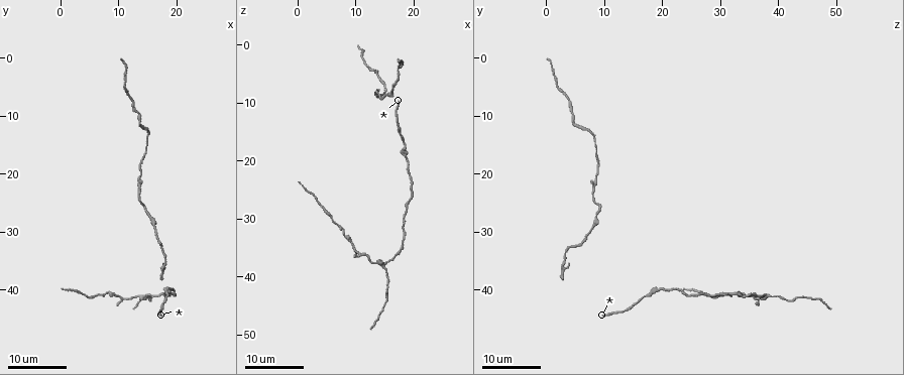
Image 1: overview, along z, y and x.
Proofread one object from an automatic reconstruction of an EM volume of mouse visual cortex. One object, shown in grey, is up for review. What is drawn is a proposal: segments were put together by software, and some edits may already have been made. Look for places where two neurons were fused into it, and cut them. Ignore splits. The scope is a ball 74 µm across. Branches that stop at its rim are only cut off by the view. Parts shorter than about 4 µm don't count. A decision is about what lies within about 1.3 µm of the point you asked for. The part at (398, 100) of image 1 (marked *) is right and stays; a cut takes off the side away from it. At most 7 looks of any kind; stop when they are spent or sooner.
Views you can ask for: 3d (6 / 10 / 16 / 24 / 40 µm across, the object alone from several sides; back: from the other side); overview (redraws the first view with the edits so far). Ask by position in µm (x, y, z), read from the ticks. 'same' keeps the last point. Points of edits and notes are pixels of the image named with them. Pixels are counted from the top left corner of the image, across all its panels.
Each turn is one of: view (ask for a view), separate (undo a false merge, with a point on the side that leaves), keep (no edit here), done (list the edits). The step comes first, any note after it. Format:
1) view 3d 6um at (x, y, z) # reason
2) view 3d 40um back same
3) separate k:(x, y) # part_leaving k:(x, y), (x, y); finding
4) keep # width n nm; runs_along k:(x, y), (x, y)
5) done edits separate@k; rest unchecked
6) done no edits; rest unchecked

view 3d 16um at (19.0, 41.0, 29.0) # thin neck

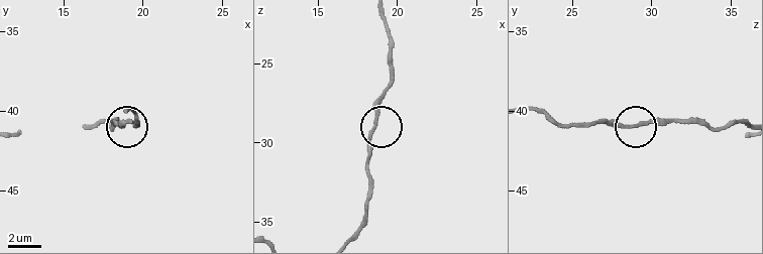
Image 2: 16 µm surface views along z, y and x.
view 3d 10um at (18.6, 40.9, 28.8) # zoom in

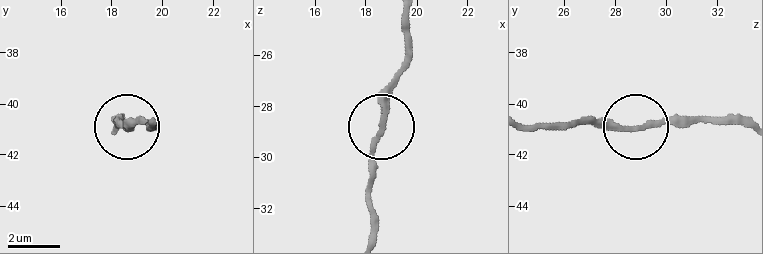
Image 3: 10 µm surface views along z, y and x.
keep # runs_along 3:(406, 16), (406, 61), (373, 152), (367, 209); one neuron here

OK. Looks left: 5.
view 3d 16um at (14.5, 41.0, 38.0)

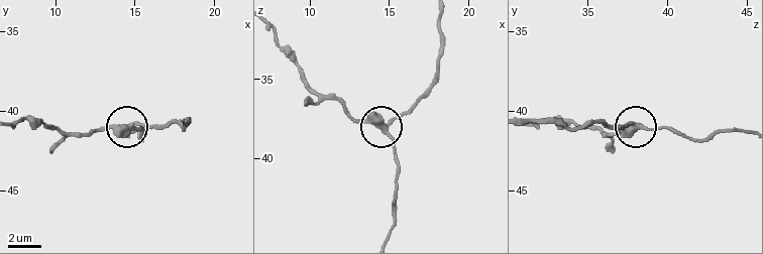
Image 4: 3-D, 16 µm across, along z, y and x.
view 3d 10um at (14.7, 40.9, 38.2)

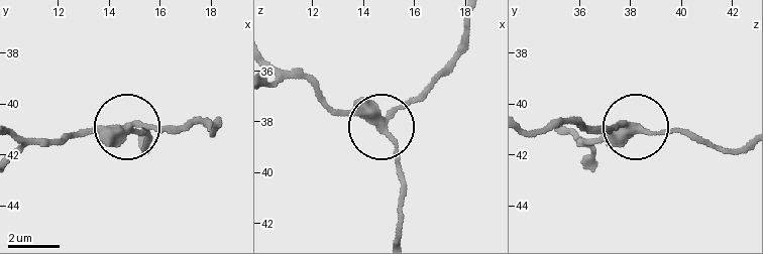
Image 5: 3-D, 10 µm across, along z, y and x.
keep # arms 3; continuous, no second neuron

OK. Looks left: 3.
view 3d 24um at (15.0, 41.5, 44.0) # calibre changes

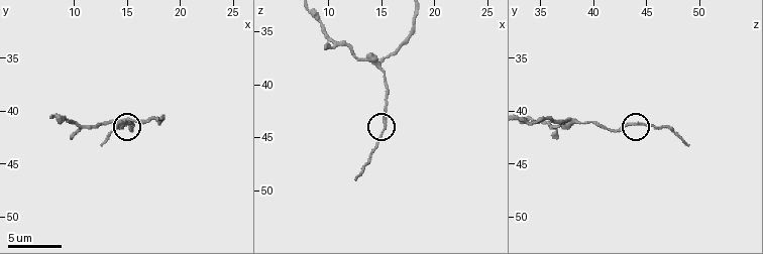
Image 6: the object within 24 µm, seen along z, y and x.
view 3d 6um at (15.4, 41.2, 43.8) # closer look

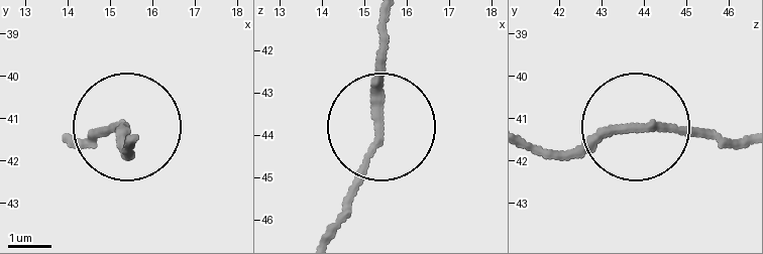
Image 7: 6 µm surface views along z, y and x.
view 3d 6um back at (15.35, 41.20, 43.60) # from behind

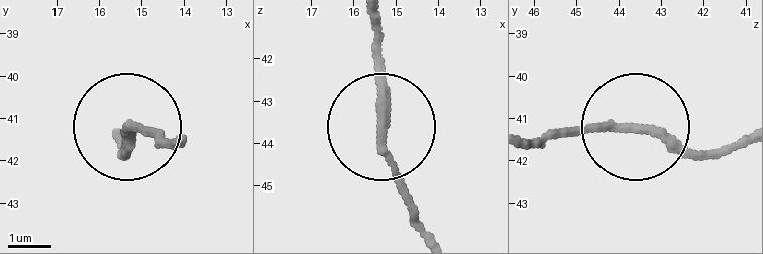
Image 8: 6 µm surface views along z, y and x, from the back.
keep # width 210 nm; runs_along 8:(742, 138), (687, 149), (633, 127), (579, 127), (539, 138); all the same neuron

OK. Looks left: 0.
done no edits; rest unchecked

